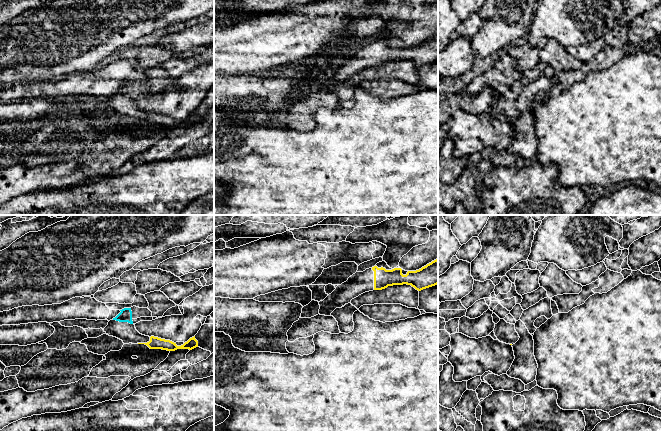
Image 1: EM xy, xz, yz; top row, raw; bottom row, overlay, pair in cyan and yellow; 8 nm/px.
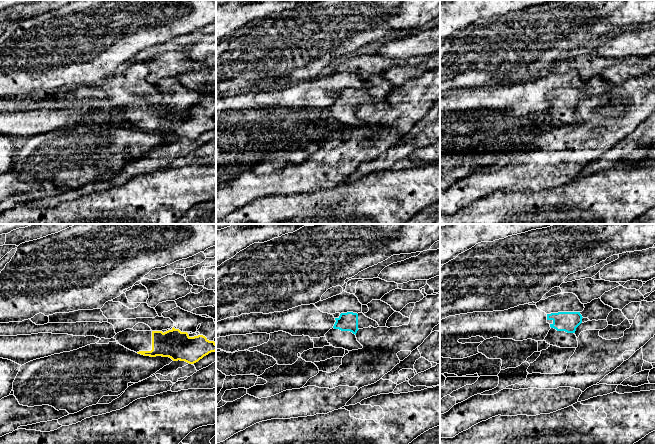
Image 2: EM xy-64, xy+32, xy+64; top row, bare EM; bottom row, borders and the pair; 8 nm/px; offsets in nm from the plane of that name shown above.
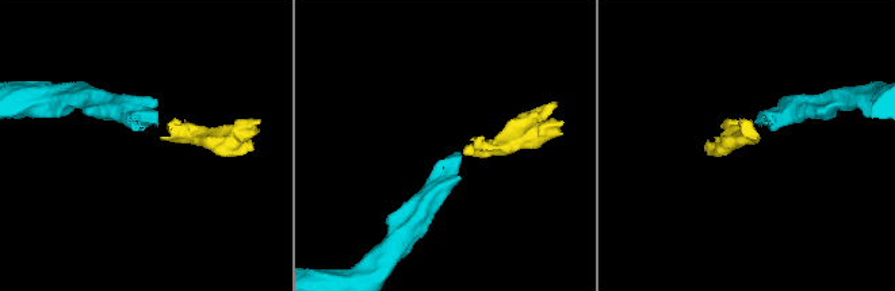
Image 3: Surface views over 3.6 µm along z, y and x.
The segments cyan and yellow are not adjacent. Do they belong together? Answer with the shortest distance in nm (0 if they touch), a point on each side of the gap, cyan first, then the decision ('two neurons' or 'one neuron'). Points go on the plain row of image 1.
170 nm apart; from cyan across xy (132, 99), (138, 119); one neuron

